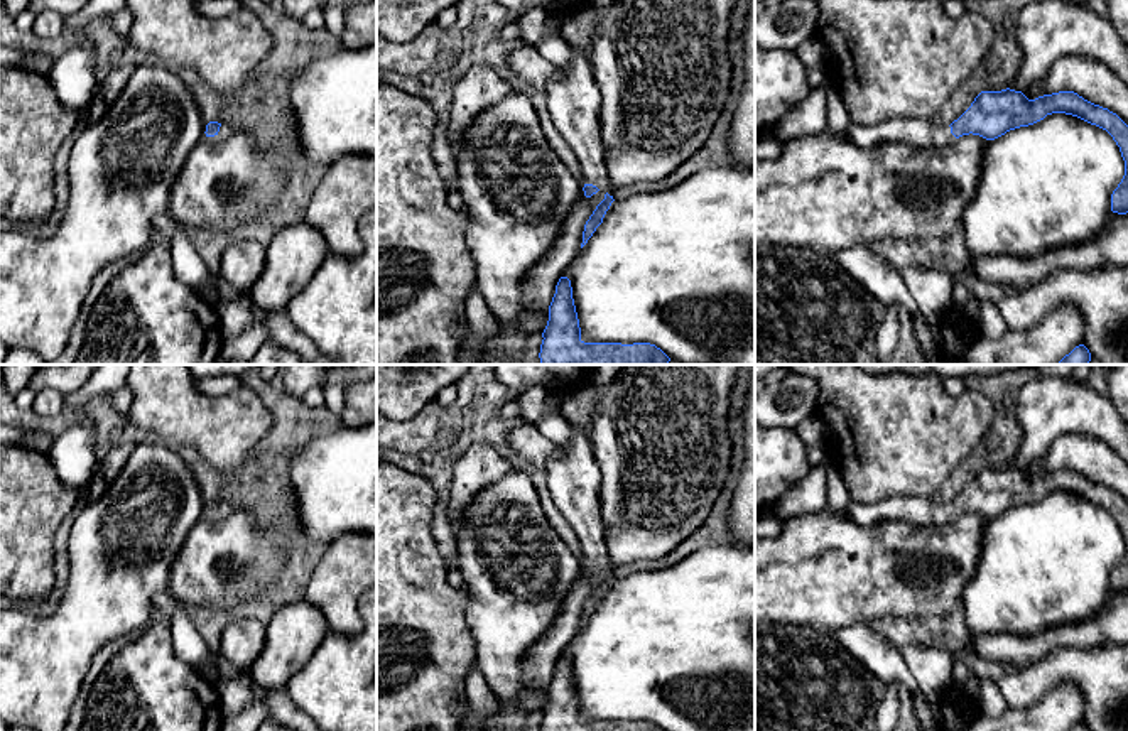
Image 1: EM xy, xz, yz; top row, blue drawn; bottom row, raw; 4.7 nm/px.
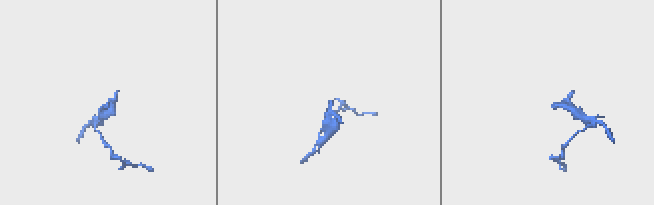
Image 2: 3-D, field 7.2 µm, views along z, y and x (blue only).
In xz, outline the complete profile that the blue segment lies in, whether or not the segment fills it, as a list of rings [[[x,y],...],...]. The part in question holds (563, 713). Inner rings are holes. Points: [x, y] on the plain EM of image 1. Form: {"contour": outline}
{"contour": [[[561,655],[556,663],[542,716],[540,731],[664,731],[650,721],[584,721],[567,655]]]}

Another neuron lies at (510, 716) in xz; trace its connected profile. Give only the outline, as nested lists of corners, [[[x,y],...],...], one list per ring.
[[[500,699],[498,709],[483,723],[481,731],[523,731],[530,712],[517,701]]]

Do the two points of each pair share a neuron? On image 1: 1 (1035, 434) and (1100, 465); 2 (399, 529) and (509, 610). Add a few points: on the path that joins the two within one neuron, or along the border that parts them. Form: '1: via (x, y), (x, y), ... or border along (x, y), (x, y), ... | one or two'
1: border along (1093, 438), (1059, 436), (1041, 458), (1024, 468) | two
2: border along (461, 588), (470, 596), (470, 627) | two

